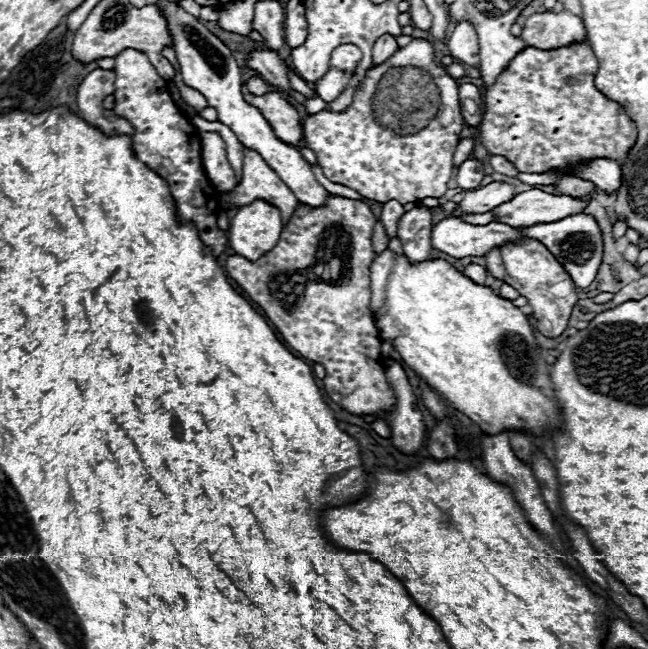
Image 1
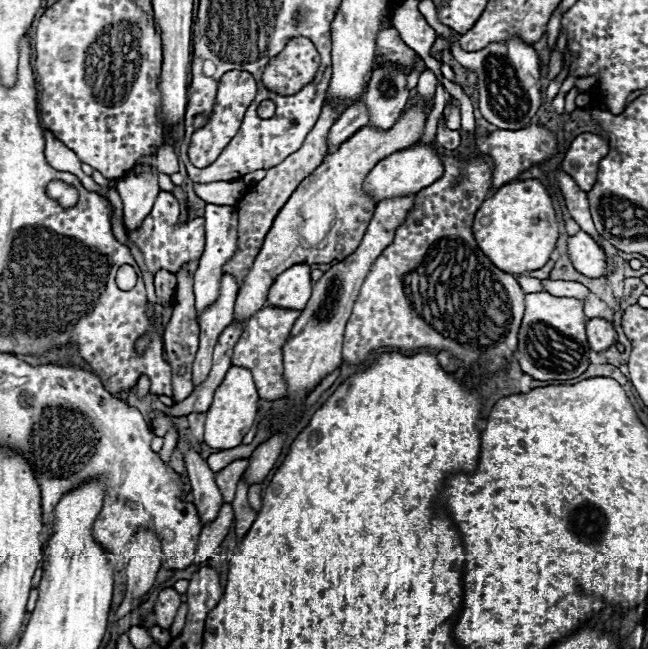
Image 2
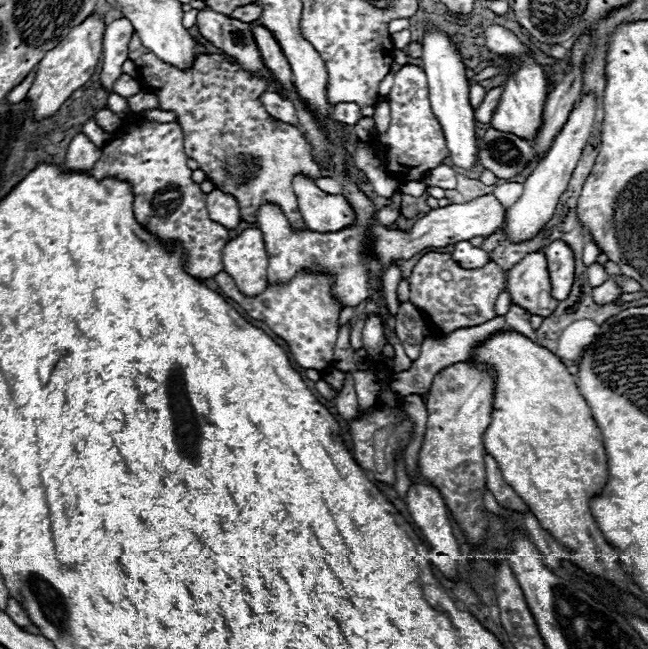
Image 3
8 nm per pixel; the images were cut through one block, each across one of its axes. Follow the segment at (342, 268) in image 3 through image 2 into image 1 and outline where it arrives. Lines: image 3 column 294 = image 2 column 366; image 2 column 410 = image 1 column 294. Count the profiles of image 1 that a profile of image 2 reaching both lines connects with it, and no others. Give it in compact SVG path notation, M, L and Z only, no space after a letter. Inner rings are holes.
M246 146L244 148L244 166L242 166L242 182L240 186L224 198L226 202L232 202L234 206L246 206L250 200L262 198L282 212L282 222L290 220L290 212L294 212L298 200L290 192L290 188L278 178L278 174L262 160L262 156Z

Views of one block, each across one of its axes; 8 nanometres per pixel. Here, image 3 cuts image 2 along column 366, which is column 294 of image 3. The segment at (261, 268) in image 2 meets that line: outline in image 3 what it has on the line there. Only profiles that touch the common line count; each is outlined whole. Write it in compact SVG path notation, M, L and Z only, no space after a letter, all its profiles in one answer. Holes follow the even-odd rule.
M136 32L132 34L132 40L130 40L128 58L136 64L138 76L146 80L148 92L158 96L160 110L176 112L178 124L182 126L182 132L186 132L186 140L184 140L186 156L198 162L198 168L204 170L206 178L218 190L230 192L238 200L242 220L256 222L258 208L264 202L276 202L282 208L282 212L286 212L286 218L290 220L290 224L294 224L294 228L304 228L302 216L298 212L296 196L292 192L292 178L294 174L306 174L316 180L320 178L320 166L316 164L312 156L312 148L308 146L302 132L292 124L274 120L260 104L260 94L268 90L264 80L250 76L238 64L226 60L220 54L198 56L198 64L194 64L190 72L178 72L174 66L158 60L148 48L144 48Z

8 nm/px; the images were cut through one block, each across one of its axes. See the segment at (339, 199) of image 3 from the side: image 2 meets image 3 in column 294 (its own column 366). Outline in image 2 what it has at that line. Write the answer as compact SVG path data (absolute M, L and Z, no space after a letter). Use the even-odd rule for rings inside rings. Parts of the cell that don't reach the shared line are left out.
M412 146L400 152L394 152L392 156L380 160L370 174L364 180L364 192L372 198L374 204L388 200L388 198L398 198L398 196L412 196L418 194L420 190L428 188L430 184L434 184L440 176L442 176L444 168L440 164L440 156L438 152L432 150L432 146Z

